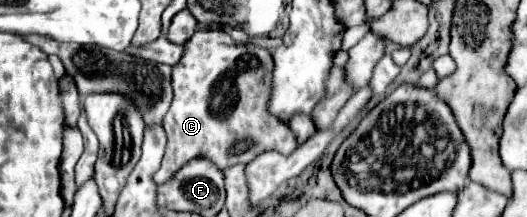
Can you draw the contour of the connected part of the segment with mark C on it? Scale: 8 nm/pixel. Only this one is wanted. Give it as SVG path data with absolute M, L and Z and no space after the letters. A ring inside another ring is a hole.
M198 27L198 29L196 29L196 33L194 33L194 35L192 35L192 37L190 37L190 39L188 39L188 41L186 41L186 51L184 51L184 55L182 55L182 59L180 59L180 61L178 61L178 65L174 65L174 69L172 69L172 87L174 87L174 101L172 101L172 105L170 105L170 111L168 111L168 115L166 115L166 117L164 117L164 131L166 131L166 135L168 135L168 145L166 145L166 155L164 155L164 159L162 159L162 167L160 167L160 169L158 169L158 173L156 173L156 175L154 175L154 181L156 181L156 183L158 183L158 185L162 185L162 183L166 183L166 181L170 181L170 177L174 177L174 171L178 171L178 169L182 169L182 167L184 167L184 165L186 165L186 161L190 161L190 159L196 159L196 157L206 157L206 159L210 159L210 161L212 161L212 163L214 163L214 165L216 165L216 167L218 167L218 169L222 169L222 171L224 171L224 169L226 169L226 167L232 167L232 165L238 165L238 163L244 163L244 165L246 165L246 163L250 163L250 159L256 159L256 157L258 157L258 155L262 155L262 151L278 151L278 153L282 153L282 155L290 155L290 153L292 153L292 151L294 151L294 147L296 147L296 139L294 139L294 133L292 133L292 131L290 131L290 129L288 129L288 127L286 127L286 125L282 125L282 123L280 123L280 121L278 121L278 119L276 119L276 117L274 117L274 115L270 115L270 111L268 111L268 103L270 103L270 91L272 91L272 69L274 69L274 61L272 61L272 55L270 55L270 51L266 51L266 49L260 49L260 47L256 47L256 45L248 45L248 43L234 43L234 41L232 41L232 37L230 37L230 35L226 35L226 33L224 33L224 31L218 31L218 29L204 29L204 27ZM234 145L238 145L238 147L240 147L240 149L248 149L248 147L250 147L250 149L248 149L248 151L242 151L242 153L240 153L240 149L236 149L236 153L232 153L232 147L234 147Z

